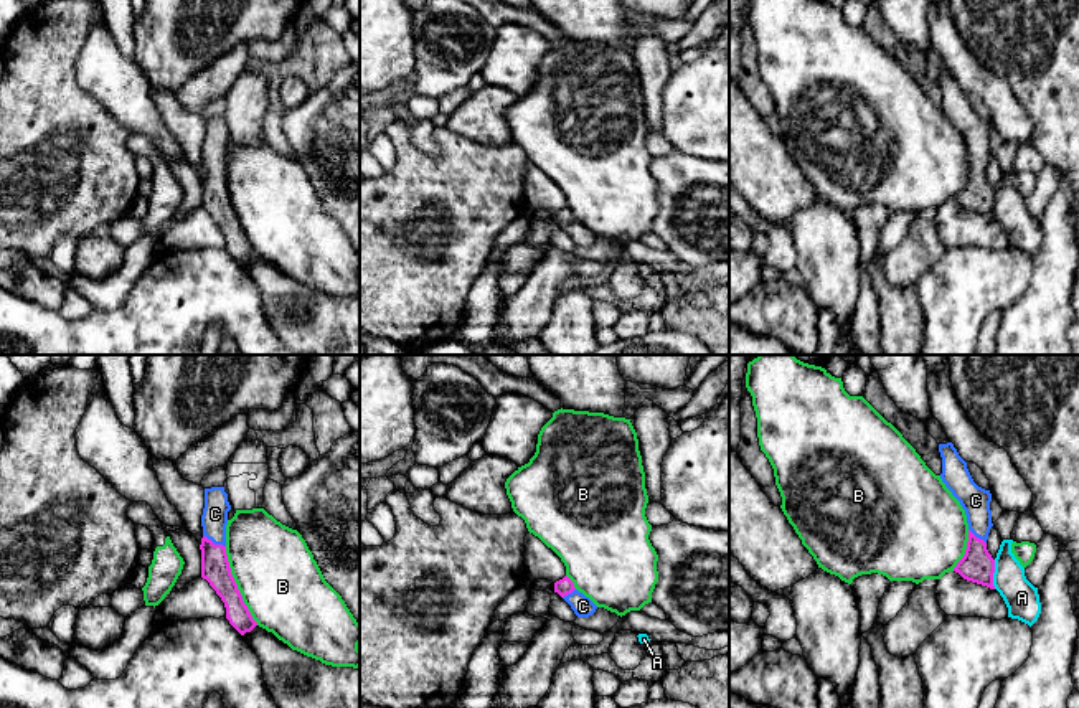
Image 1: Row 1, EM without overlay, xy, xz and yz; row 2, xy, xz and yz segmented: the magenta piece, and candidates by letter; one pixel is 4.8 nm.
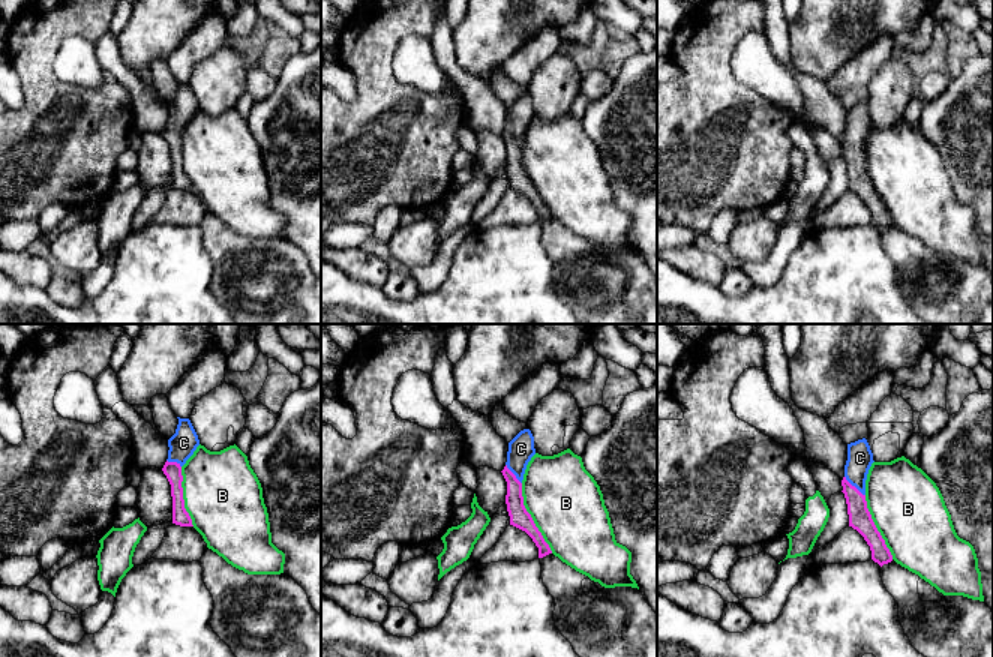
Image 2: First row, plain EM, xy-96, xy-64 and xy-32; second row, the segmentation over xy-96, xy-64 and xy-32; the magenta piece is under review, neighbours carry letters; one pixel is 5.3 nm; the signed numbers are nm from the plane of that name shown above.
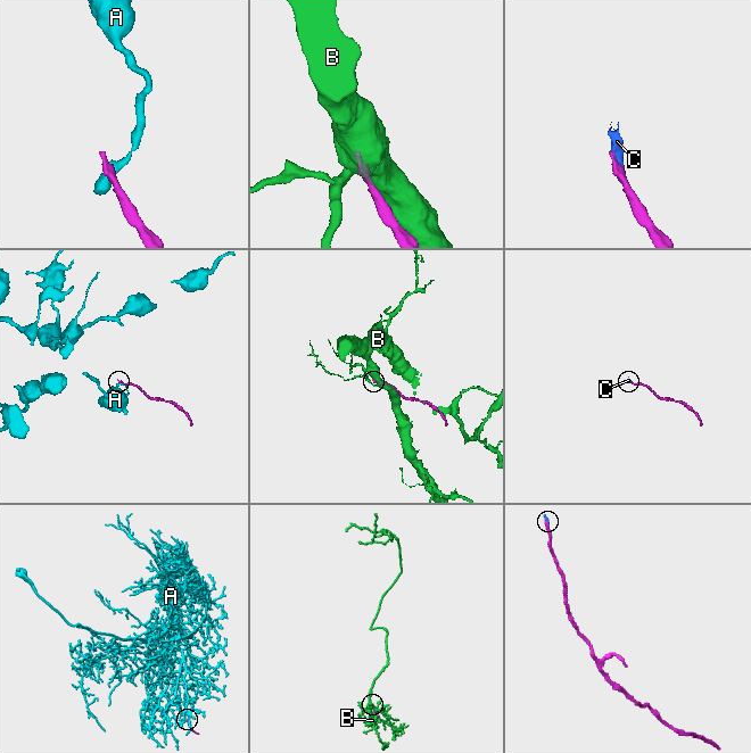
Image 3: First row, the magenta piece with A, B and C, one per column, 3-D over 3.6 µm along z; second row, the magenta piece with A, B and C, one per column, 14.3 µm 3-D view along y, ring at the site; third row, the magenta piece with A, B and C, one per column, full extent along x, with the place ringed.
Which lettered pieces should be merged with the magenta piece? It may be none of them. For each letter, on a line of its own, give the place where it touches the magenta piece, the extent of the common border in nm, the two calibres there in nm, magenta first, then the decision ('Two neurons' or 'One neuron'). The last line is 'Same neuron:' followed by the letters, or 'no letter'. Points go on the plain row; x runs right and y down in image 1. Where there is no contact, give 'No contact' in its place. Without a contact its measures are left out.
A: Touches magenta at yz (992, 205). Shared border 140 nm. Thickness 160 nm (magenta) against 170 nm. Two neurons
B: Touches magenta at xy (236, 217). Shared border 420 nm. Thickness 140 nm (magenta) against 400 nm. Two neurons
C: Touches magenta at xy (213, 174). Shared border 130 nm. Thickness 140 nm (magenta) against 130 nm. One neuron
Same neuron: C

